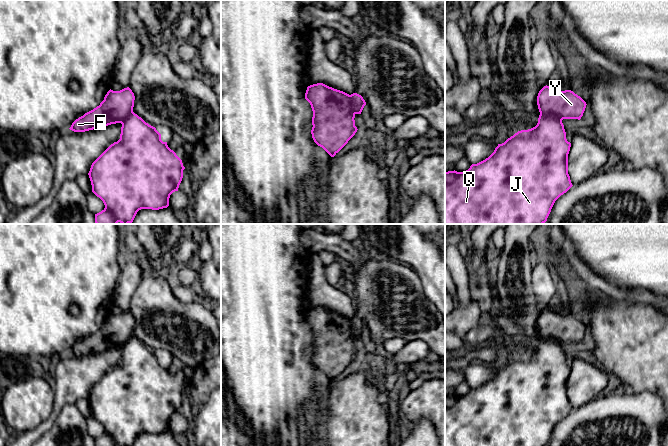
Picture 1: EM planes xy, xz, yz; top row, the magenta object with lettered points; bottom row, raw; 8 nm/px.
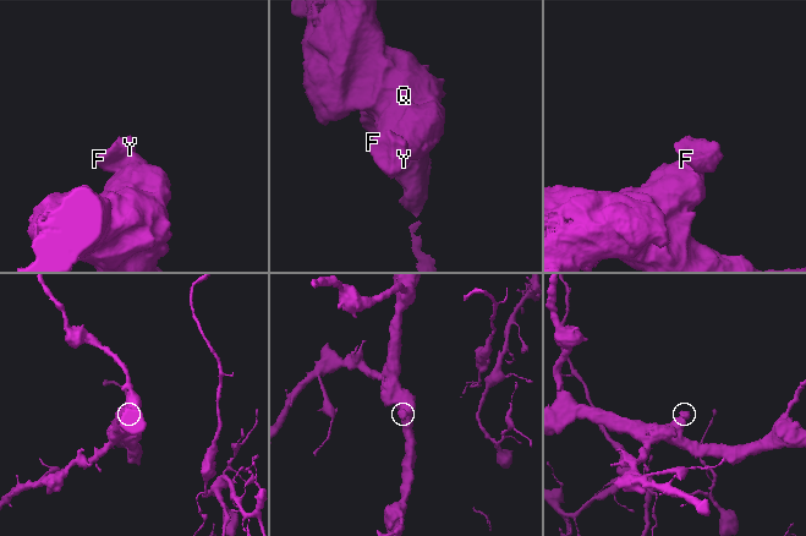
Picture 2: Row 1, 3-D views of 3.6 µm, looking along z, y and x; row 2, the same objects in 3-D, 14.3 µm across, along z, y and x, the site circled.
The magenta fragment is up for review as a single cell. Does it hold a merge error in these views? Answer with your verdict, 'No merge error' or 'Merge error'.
Merge error

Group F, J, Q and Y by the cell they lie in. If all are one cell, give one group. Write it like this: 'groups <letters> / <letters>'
groups F Y / J Q

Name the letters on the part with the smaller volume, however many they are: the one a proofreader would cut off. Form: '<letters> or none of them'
F, Y

